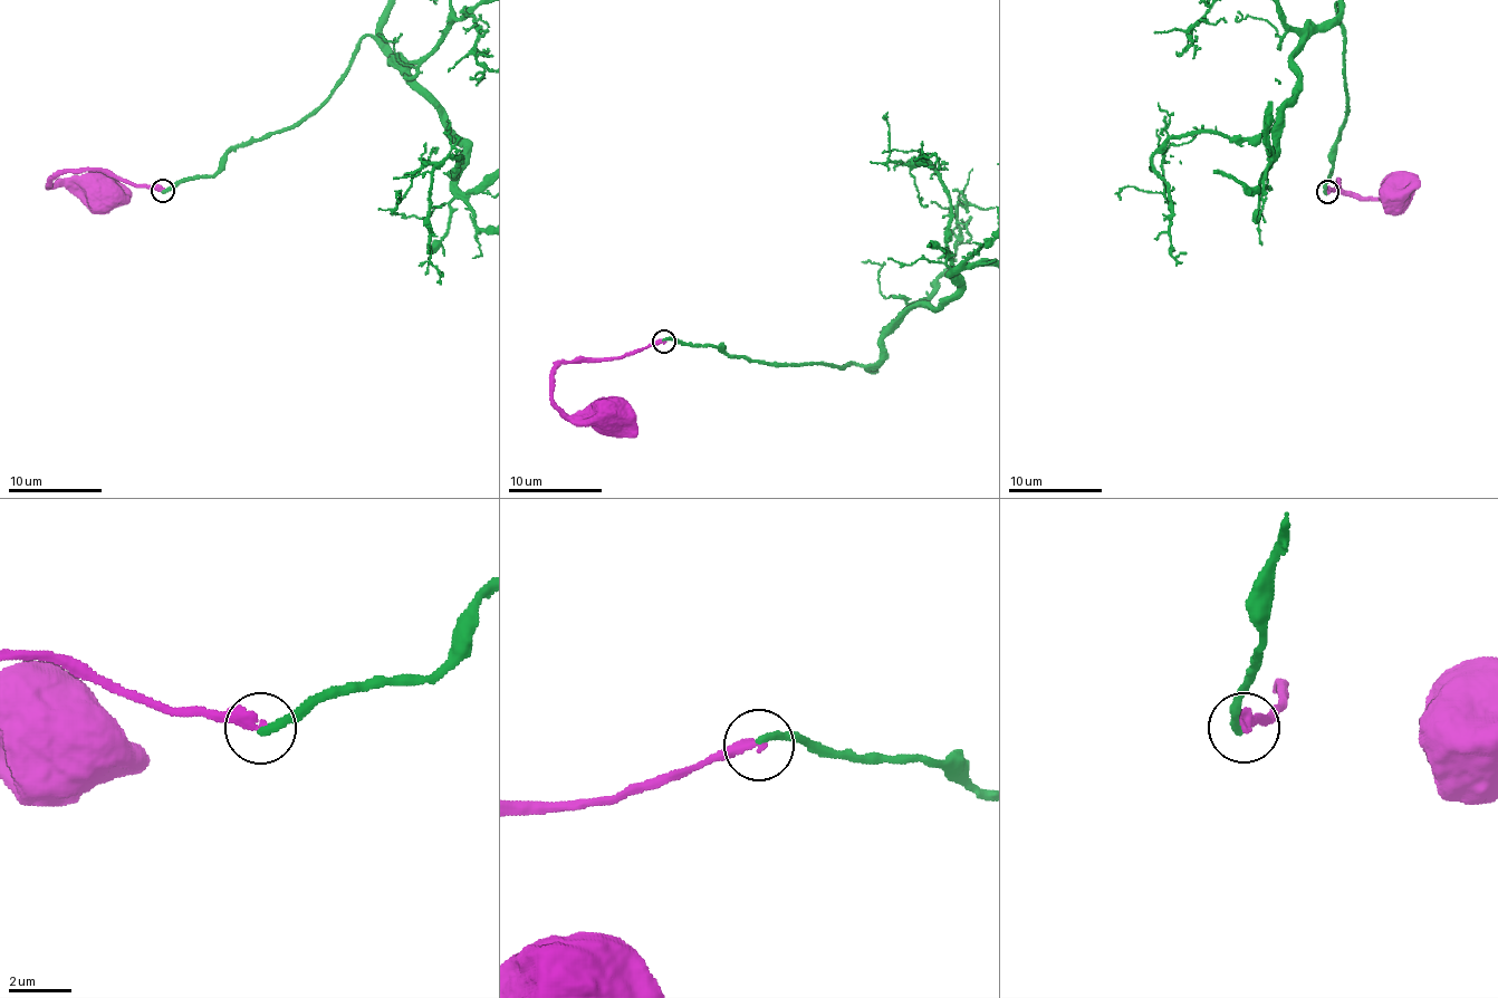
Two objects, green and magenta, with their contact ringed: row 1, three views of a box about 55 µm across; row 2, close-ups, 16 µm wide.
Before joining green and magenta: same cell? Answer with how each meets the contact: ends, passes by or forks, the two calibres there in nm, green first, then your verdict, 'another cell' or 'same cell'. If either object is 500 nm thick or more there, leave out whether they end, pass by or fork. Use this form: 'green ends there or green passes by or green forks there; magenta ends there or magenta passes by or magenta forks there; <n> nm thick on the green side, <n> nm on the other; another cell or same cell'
green ends there; magenta ends there; 240 nm thick on the green side, 280 nm on the other; another cell

